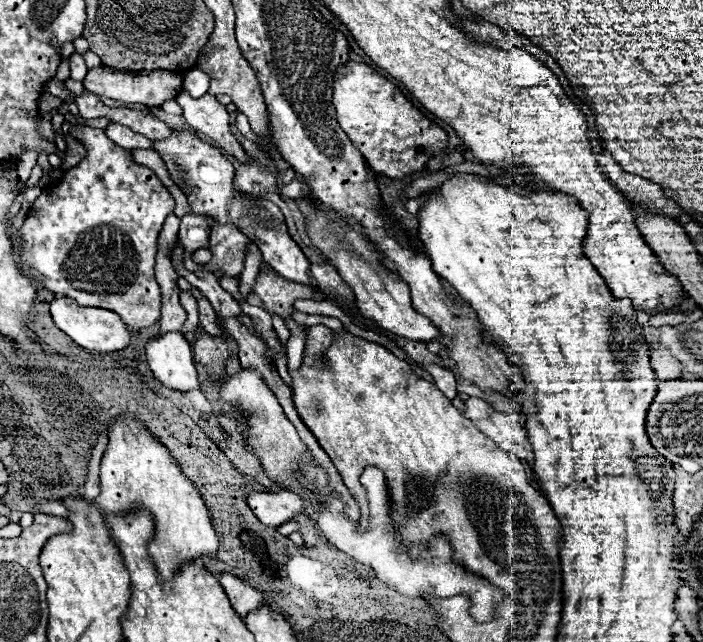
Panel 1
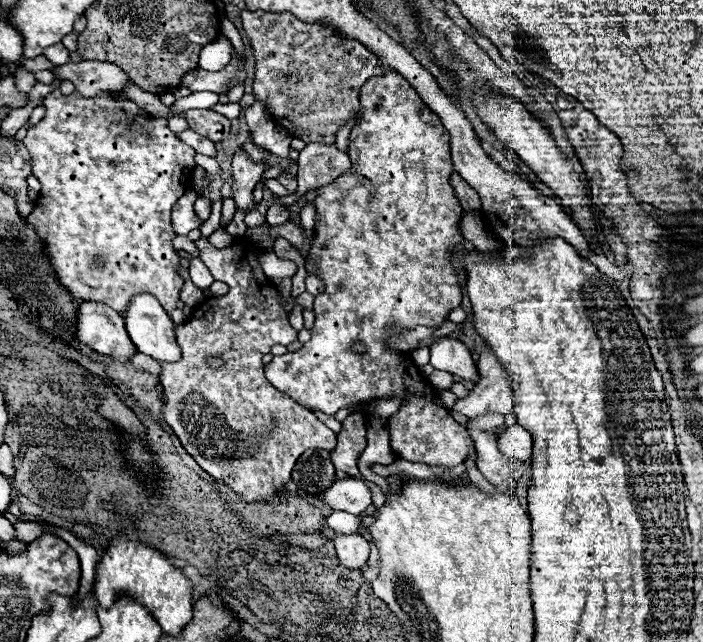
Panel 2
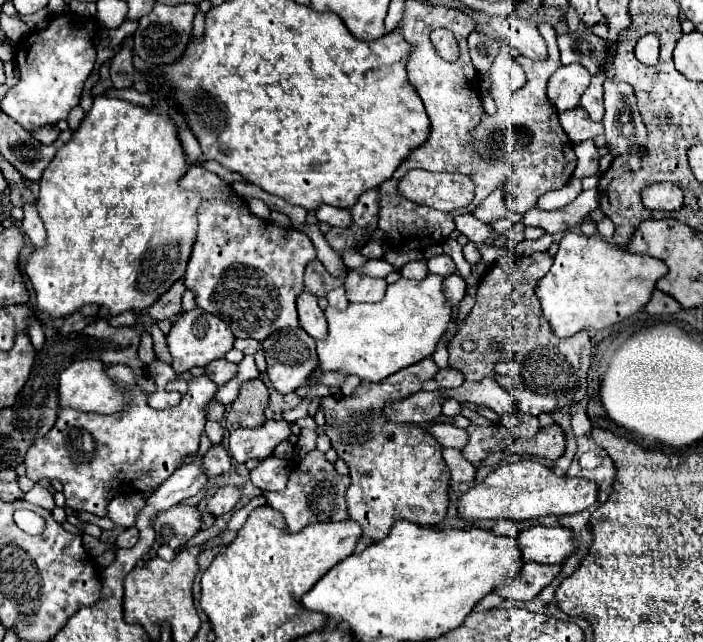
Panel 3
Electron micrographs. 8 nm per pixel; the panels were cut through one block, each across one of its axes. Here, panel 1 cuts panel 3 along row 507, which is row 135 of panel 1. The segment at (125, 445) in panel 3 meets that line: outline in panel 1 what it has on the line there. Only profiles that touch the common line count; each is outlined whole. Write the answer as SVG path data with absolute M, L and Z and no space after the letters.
M70 126L70 128L68 128L68 134L84 144L86 156L84 156L84 160L82 160L78 166L66 170L64 176L62 176L62 180L60 180L54 188L46 188L46 190L38 196L38 200L34 202L34 206L30 208L28 218L26 218L26 222L22 224L22 228L20 228L20 250L18 250L18 254L20 254L20 268L22 268L34 282L38 282L44 290L50 290L56 298L68 296L68 298L74 298L80 306L106 308L106 310L112 310L112 312L120 314L122 320L124 320L130 328L148 328L148 326L152 326L152 324L156 324L156 322L160 320L160 288L158 288L158 282L156 282L156 278L154 278L156 238L158 238L158 232L162 230L162 224L164 224L166 216L174 212L174 198L172 198L172 194L164 188L164 184L156 178L156 174L154 174L150 168L136 164L136 162L132 160L132 152L126 150L126 148L120 148L118 144L114 144L114 142L104 134L104 130L100 130L100 128L90 128L90 126L76 126L76 128Z

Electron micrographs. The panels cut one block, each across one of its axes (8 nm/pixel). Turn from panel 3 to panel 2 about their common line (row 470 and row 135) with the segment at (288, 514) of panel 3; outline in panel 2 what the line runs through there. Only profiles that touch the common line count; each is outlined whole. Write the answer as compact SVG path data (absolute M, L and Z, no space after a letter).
M242 10L240 12L240 18L242 18L242 26L244 26L244 32L252 44L252 50L254 50L254 58L256 58L256 78L254 78L254 98L262 104L266 104L270 108L270 114L272 118L278 120L280 126L284 126L292 138L300 138L304 140L306 144L308 142L318 142L318 144L334 144L336 142L336 134L338 130L352 118L356 118L358 114L358 94L360 94L360 86L372 78L372 76L380 76L382 74L382 68L378 66L378 58L368 50L364 48L358 40L352 40L352 38L346 38L342 36L340 32L336 32L334 28L328 26L328 22L304 22L300 18L296 18L294 14L290 12L264 12L264 10L256 10L256 12L250 12L250 10Z

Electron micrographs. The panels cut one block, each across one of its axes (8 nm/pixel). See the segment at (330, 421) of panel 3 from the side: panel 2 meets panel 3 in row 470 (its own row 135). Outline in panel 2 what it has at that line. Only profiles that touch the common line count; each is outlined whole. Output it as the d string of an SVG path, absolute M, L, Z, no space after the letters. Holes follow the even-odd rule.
M396 72L392 74L384 74L384 76L376 76L376 78L368 78L366 84L360 88L360 110L358 110L358 118L356 118L356 126L350 132L350 152L348 156L352 158L352 172L344 174L340 178L336 178L332 184L320 188L320 196L314 200L316 206L316 240L312 242L312 248L308 252L308 260L310 264L318 264L316 270L320 274L320 278L324 280L332 280L332 304L328 294L318 294L314 300L314 314L316 314L316 322L312 328L312 340L310 346L304 346L298 352L290 352L290 358L282 358L282 356L274 356L274 360L266 366L266 378L274 384L274 388L282 390L284 394L288 394L290 398L294 398L298 404L302 406L310 406L310 408L318 408L326 414L336 414L340 408L350 406L354 402L366 402L370 398L396 398L402 402L400 410L388 418L388 428L390 428L390 446L392 450L408 462L424 462L424 464L442 464L442 466L458 466L466 460L468 450L472 448L472 440L470 434L464 426L460 426L446 408L440 408L434 404L436 400L436 390L430 386L430 382L420 376L418 366L412 362L412 358L408 358L404 352L390 352L384 344L386 338L390 338L392 334L398 334L406 328L414 328L414 326L432 326L432 328L440 328L444 324L444 320L448 318L448 314L460 306L462 300L462 292L456 280L456 270L450 266L450 256L452 256L452 248L456 248L464 238L458 232L458 222L460 222L460 214L462 214L462 206L460 202L456 202L456 196L452 194L452 188L448 184L448 178L452 174L452 160L450 160L450 134L448 130L442 126L440 118L422 102L422 98L416 94L416 90ZM356 340L362 340L366 344L366 354L356 354L352 352L352 344Z

